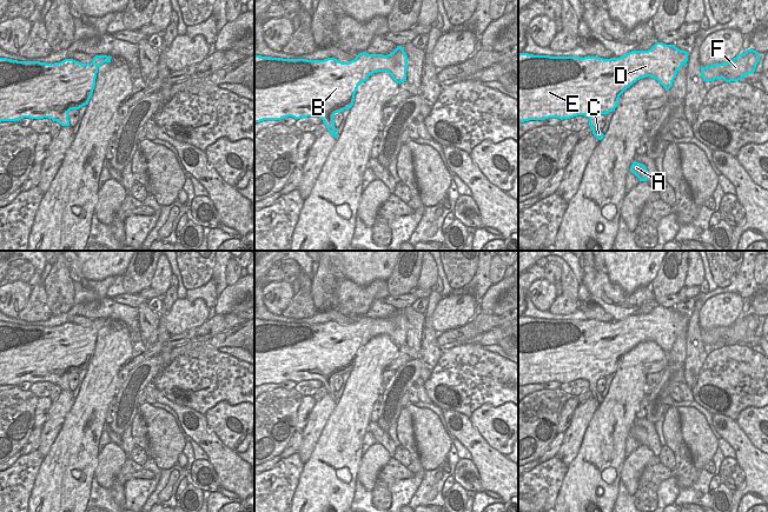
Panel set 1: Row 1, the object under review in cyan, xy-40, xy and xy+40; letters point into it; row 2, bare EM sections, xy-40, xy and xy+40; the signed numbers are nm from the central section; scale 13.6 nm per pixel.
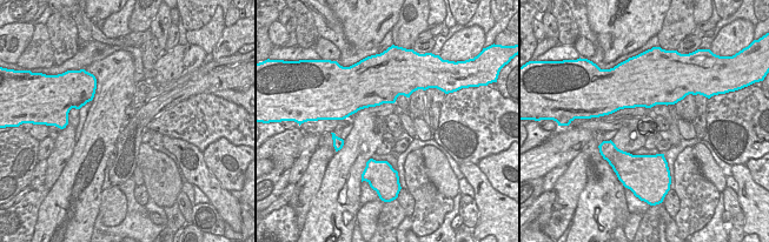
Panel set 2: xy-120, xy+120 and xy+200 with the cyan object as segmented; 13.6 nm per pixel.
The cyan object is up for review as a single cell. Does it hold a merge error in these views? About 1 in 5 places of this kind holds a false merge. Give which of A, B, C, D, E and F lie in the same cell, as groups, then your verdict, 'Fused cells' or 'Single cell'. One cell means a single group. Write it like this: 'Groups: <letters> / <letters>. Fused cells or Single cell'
Groups: A B C D E F. Single cell

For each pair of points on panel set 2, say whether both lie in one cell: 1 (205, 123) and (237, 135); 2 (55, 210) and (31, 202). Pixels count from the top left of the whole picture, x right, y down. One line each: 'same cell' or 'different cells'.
1: same cell
2: different cells

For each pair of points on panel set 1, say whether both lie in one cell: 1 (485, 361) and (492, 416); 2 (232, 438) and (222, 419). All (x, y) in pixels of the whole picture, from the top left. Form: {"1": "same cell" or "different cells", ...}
{"1": "different cells", "2": "same cell"}

